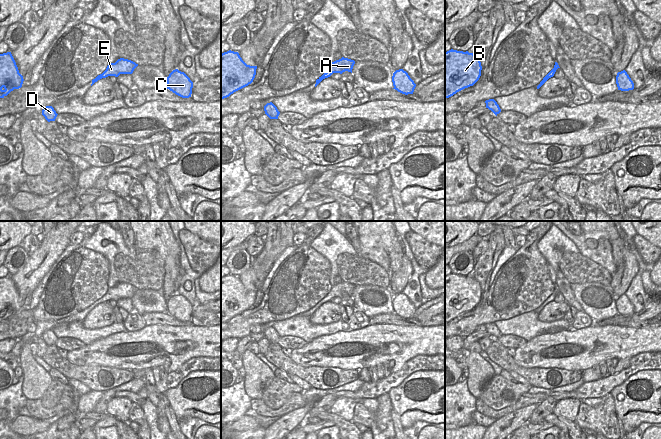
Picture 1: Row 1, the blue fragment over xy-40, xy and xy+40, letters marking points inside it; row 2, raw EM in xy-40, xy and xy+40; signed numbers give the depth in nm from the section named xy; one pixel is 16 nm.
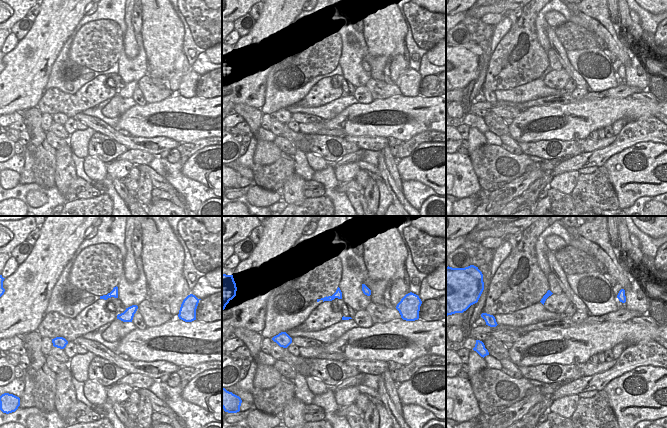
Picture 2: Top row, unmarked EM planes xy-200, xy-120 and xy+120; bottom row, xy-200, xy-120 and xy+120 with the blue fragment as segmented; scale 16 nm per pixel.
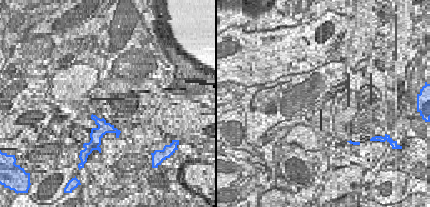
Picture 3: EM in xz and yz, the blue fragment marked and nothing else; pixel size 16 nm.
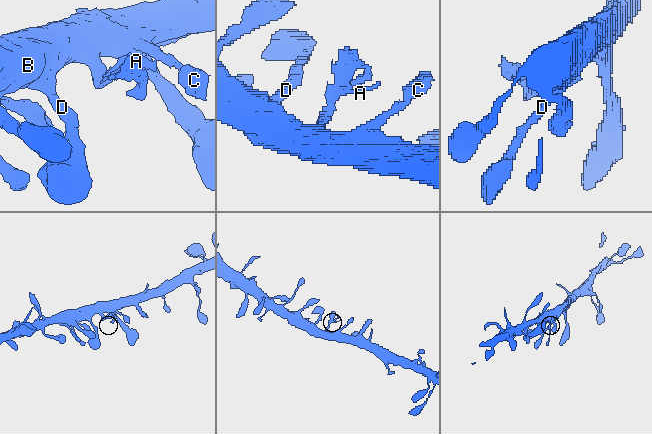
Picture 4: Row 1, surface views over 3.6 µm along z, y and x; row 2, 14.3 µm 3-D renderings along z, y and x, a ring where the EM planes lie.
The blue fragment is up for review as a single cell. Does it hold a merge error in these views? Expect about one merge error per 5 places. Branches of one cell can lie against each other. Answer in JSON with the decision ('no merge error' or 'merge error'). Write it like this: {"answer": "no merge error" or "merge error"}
{"answer": "no merge error"}

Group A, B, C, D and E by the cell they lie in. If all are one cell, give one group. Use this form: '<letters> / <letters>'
A B C D E

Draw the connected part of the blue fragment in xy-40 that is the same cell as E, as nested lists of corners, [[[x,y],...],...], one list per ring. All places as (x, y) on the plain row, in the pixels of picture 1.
[[[120,282],[115,287],[108,288],[106,294],[92,304],[91,310],[98,304],[108,300],[118,301],[120,298],[132,298],[137,290],[138,288],[131,284]]]

